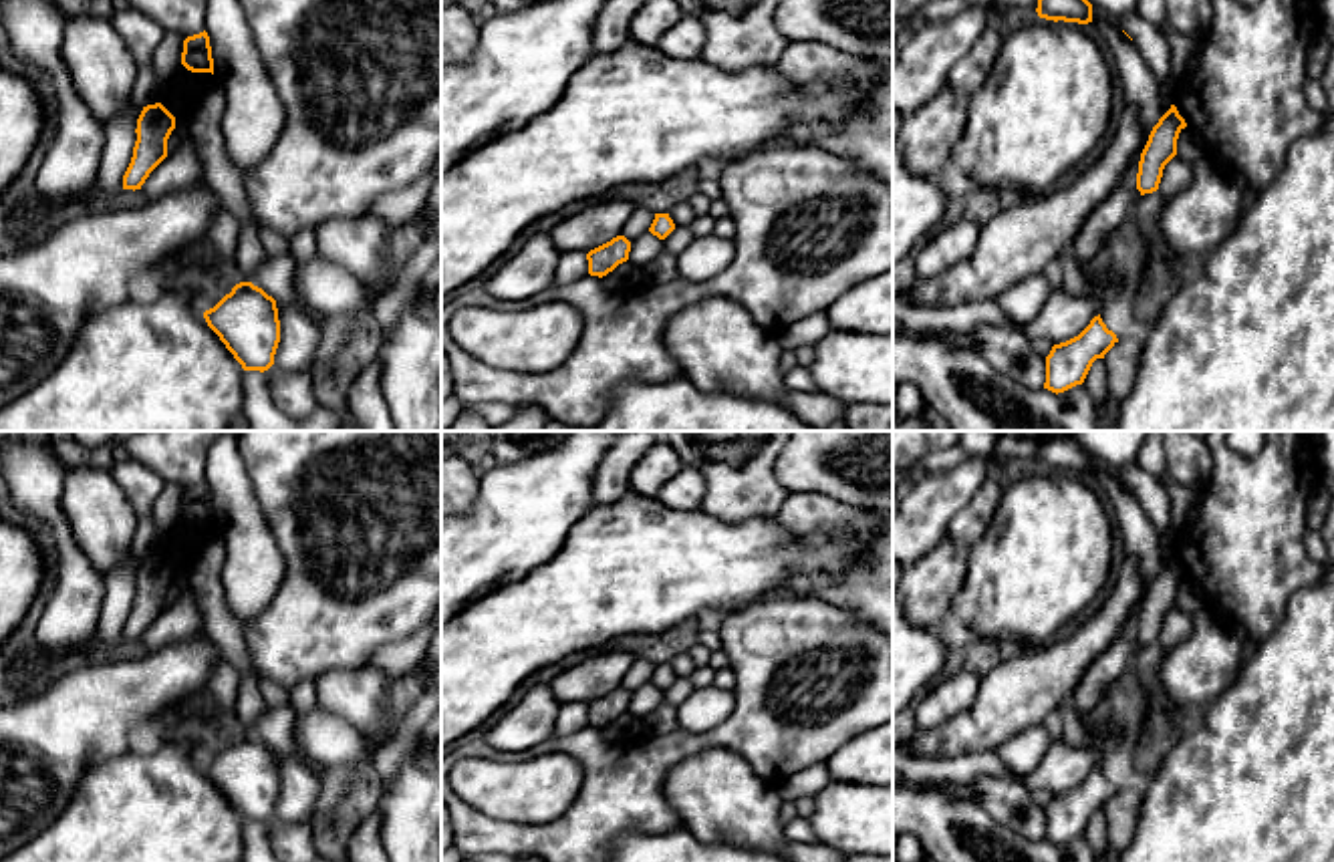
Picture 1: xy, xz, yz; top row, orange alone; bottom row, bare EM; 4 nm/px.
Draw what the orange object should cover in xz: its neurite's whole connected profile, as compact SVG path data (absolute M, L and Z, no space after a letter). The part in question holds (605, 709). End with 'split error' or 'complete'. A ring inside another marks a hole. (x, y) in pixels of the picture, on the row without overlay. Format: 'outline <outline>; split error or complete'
outline M617 687L611 693L590 701L586 705L588 725L598 729L607 727L619 715L629 711L629 703L631 703L631 693L625 687Z; complete

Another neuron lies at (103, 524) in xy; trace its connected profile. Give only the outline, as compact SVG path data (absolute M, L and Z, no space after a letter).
M66 467L60 504L77 546L101 576L131 556L137 514L109 469Z

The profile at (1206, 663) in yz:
M1213 606L1197 610L1191 620L1191 634L1165 655L1159 671L1175 709L1213 703L1235 681L1251 646L1243 626Z

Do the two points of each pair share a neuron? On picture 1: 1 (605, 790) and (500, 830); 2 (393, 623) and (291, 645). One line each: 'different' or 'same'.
1: same
2: same

